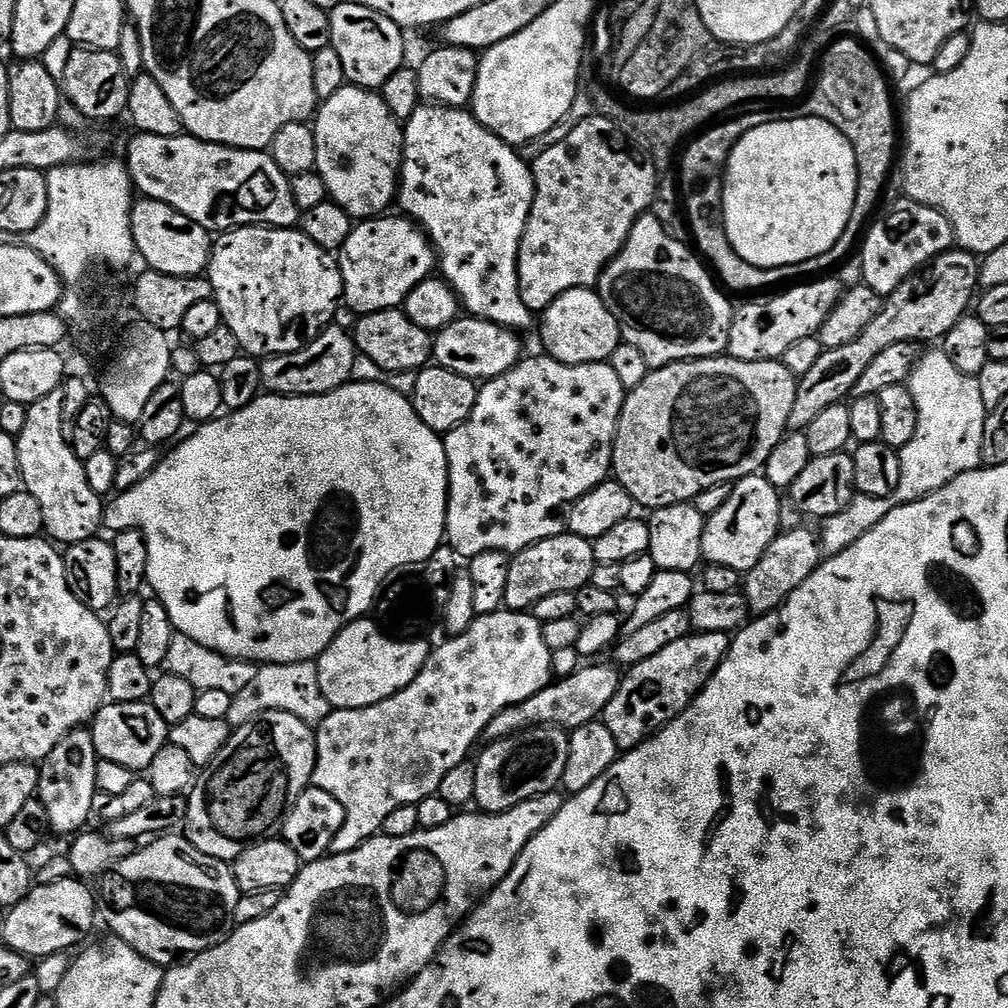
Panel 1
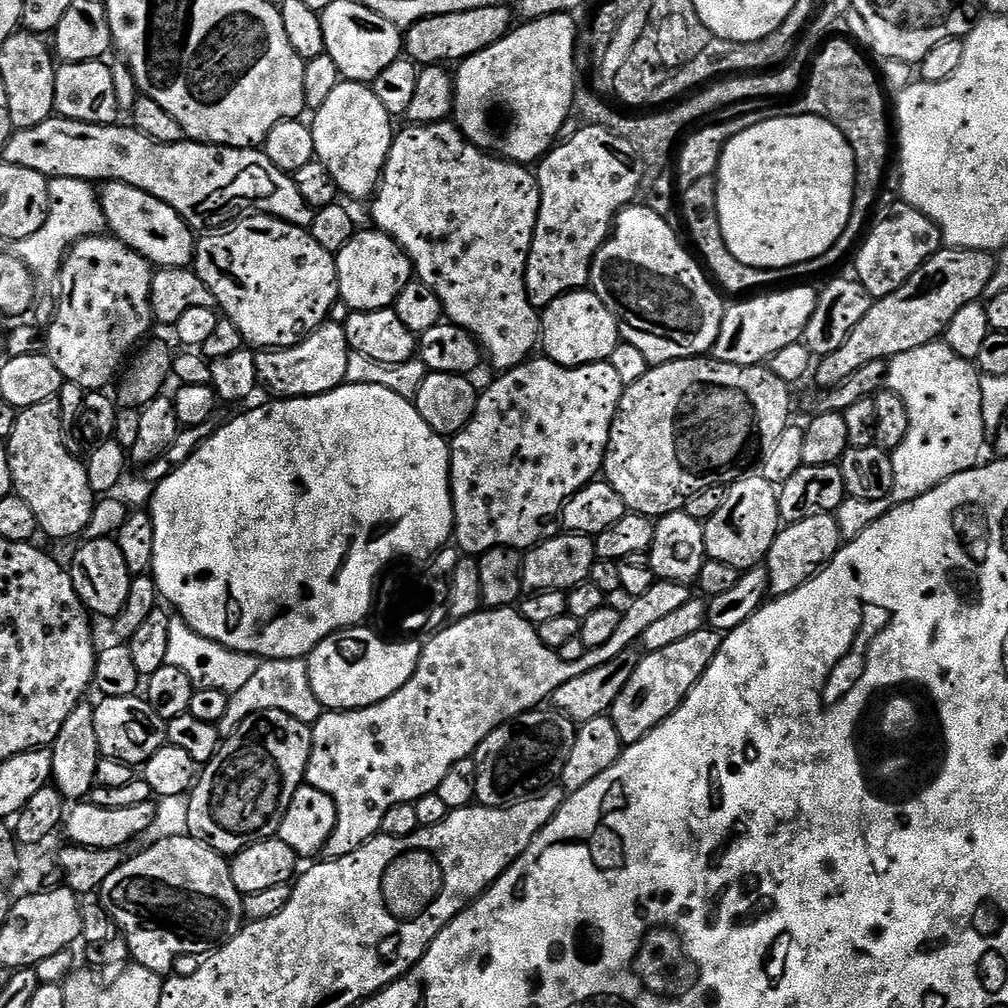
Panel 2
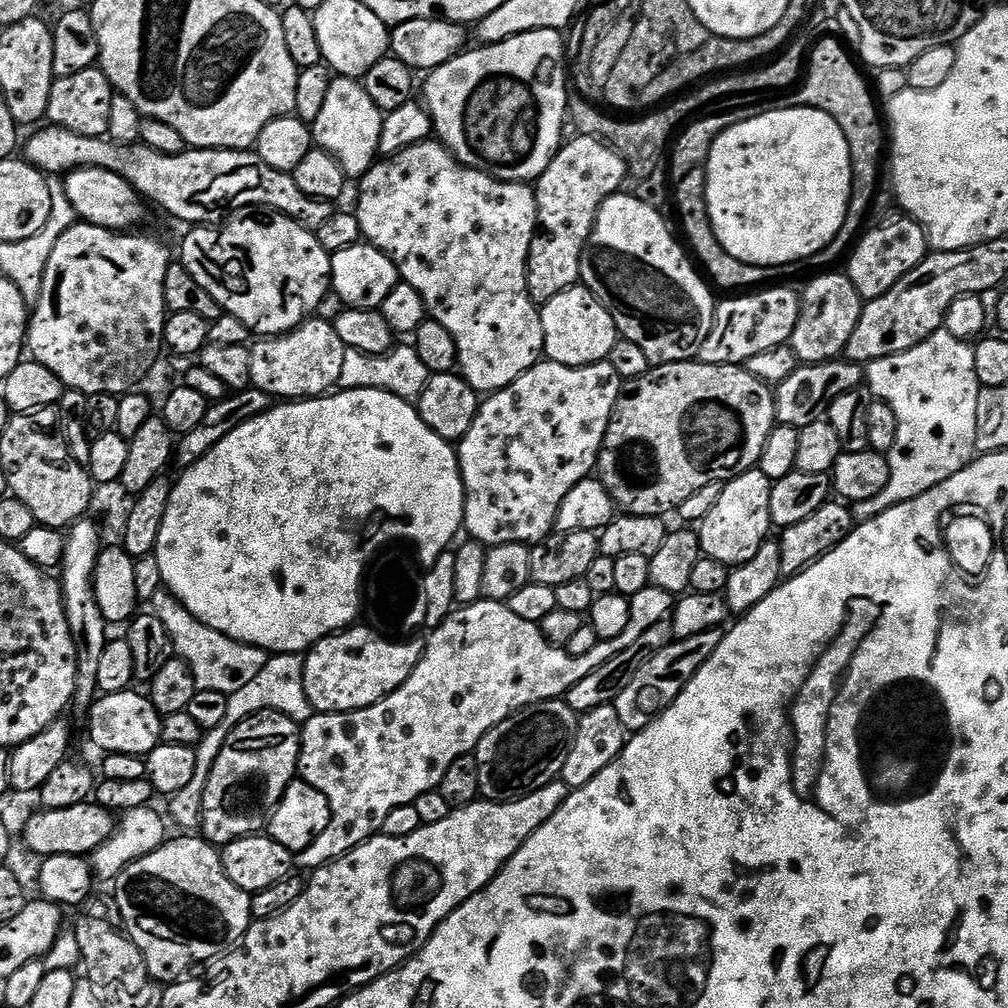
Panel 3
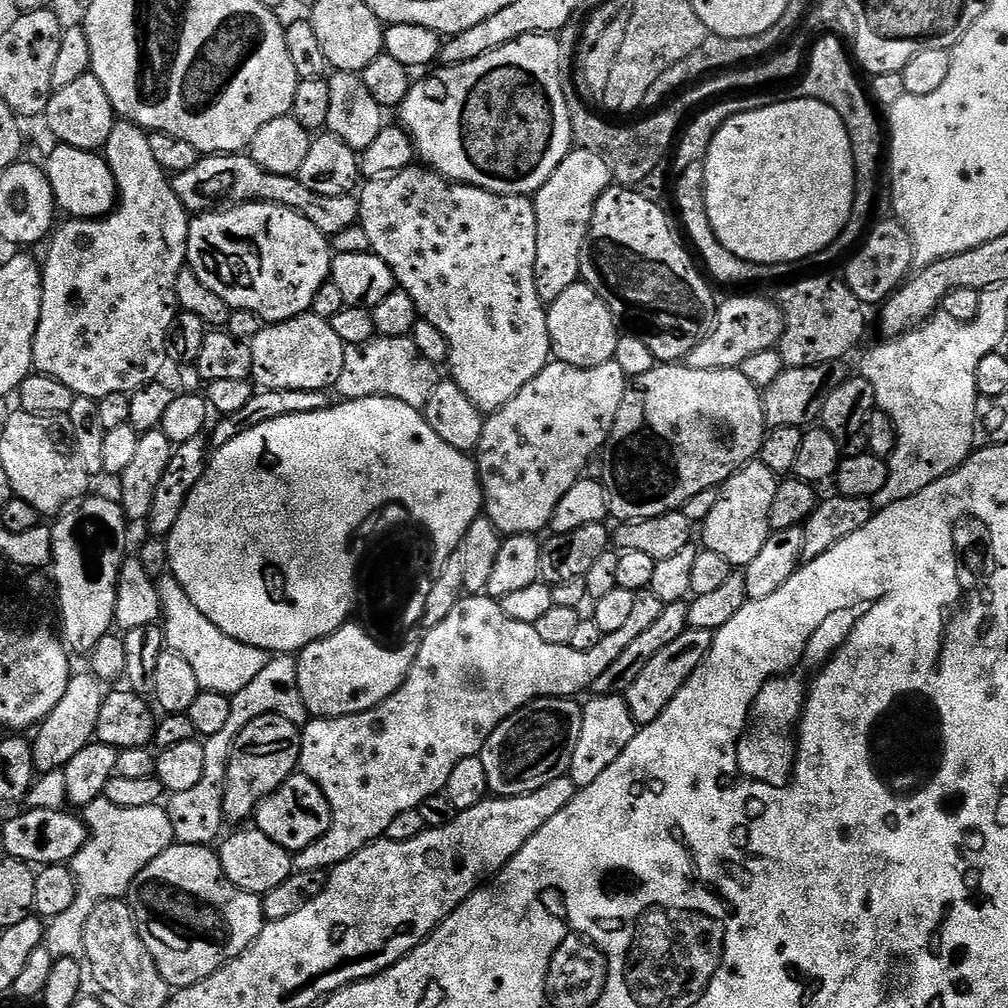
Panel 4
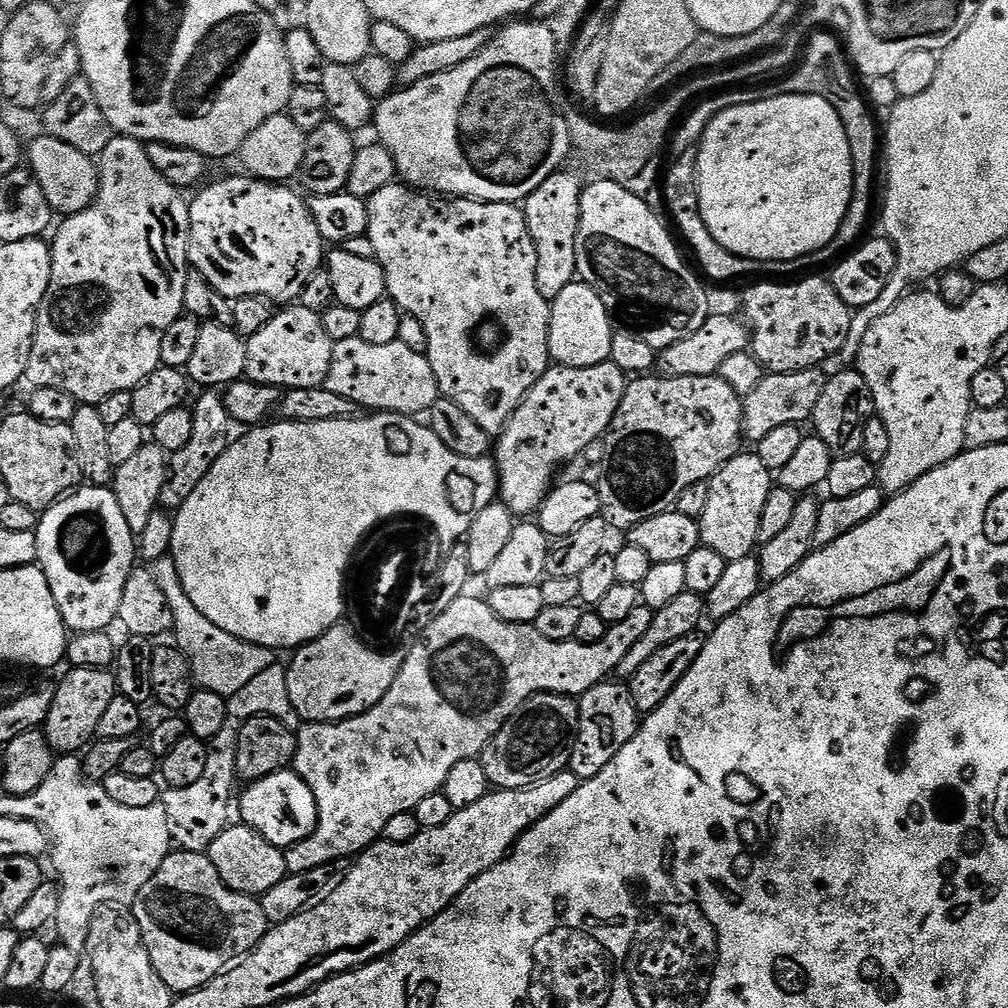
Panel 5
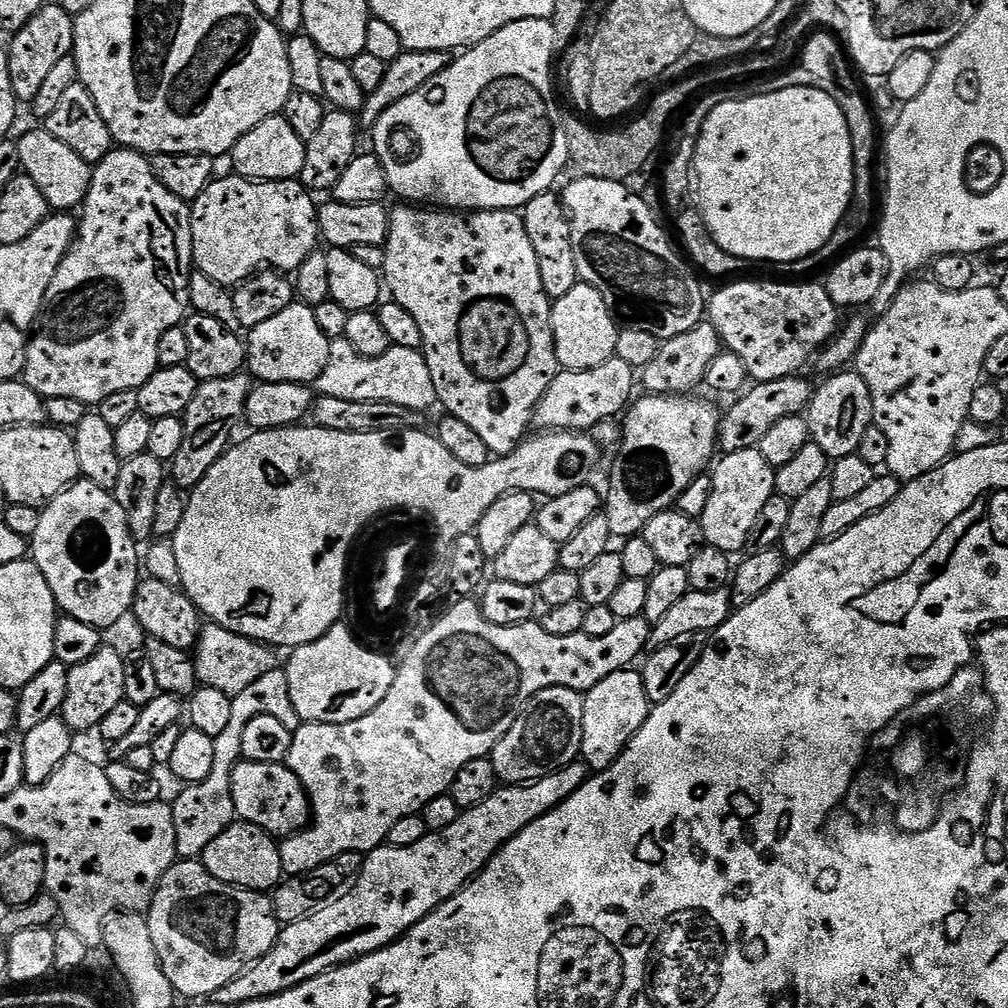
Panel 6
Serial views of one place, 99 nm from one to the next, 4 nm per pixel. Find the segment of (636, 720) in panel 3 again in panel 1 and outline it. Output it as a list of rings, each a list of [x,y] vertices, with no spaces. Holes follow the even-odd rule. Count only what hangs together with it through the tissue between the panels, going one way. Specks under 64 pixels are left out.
[[[696,632],[684,637],[678,642],[670,642],[666,650],[658,650],[654,658],[646,658],[646,662],[635,664],[633,668],[627,669],[626,675],[621,679],[618,694],[606,706],[602,717],[604,723],[614,734],[614,742],[622,750],[631,750],[643,744],[650,736],[655,736],[660,729],[677,720],[682,713],[691,706],[698,693],[708,684],[708,679],[716,673],[718,666],[728,653],[730,643],[729,633],[726,632]]]

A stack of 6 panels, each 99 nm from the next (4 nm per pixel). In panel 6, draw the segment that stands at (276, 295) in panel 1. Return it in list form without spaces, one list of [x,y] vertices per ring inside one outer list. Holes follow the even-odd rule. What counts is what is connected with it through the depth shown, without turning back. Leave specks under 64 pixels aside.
[[[229,174],[225,180],[213,179],[202,190],[196,200],[191,201],[192,209],[192,258],[195,267],[214,282],[235,286],[256,275],[265,266],[285,274],[295,273],[306,262],[309,254],[317,251],[321,239],[318,204],[299,179],[294,180],[247,180],[245,176]]]

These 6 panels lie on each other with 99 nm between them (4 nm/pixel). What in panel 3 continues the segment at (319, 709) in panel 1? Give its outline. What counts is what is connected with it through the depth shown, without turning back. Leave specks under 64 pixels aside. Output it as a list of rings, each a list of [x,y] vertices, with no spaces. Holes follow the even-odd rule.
[[[276,654],[273,655],[269,660],[266,662],[266,666],[262,666],[261,672],[258,674],[258,678],[253,678],[250,683],[248,683],[246,686],[242,686],[242,690],[238,690],[237,692],[233,692],[231,696],[228,697],[228,705],[226,706],[226,714],[224,717],[222,717],[222,722],[218,722],[218,726],[214,726],[213,728],[207,729],[201,735],[199,744],[196,745],[196,765],[194,766],[194,778],[191,782],[189,782],[184,789],[178,790],[178,794],[174,794],[170,799],[167,801],[168,804],[168,812],[167,815],[170,817],[172,815],[172,820],[174,823],[177,824],[178,827],[184,828],[180,830],[196,830],[200,827],[200,815],[202,814],[202,798],[206,794],[206,782],[208,781],[208,775],[210,774],[210,770],[214,770],[214,762],[218,758],[218,754],[222,750],[222,746],[226,742],[226,738],[228,735],[233,732],[233,730],[236,729],[236,727],[239,726],[239,724],[245,720],[246,718],[250,718],[251,716],[257,716],[259,712],[281,712],[284,716],[288,716],[291,720],[296,721],[297,725],[303,726],[304,723],[306,723],[309,718],[314,715],[314,709],[312,706],[312,703],[308,701],[306,698],[306,686],[304,685],[304,656],[300,654]]]

